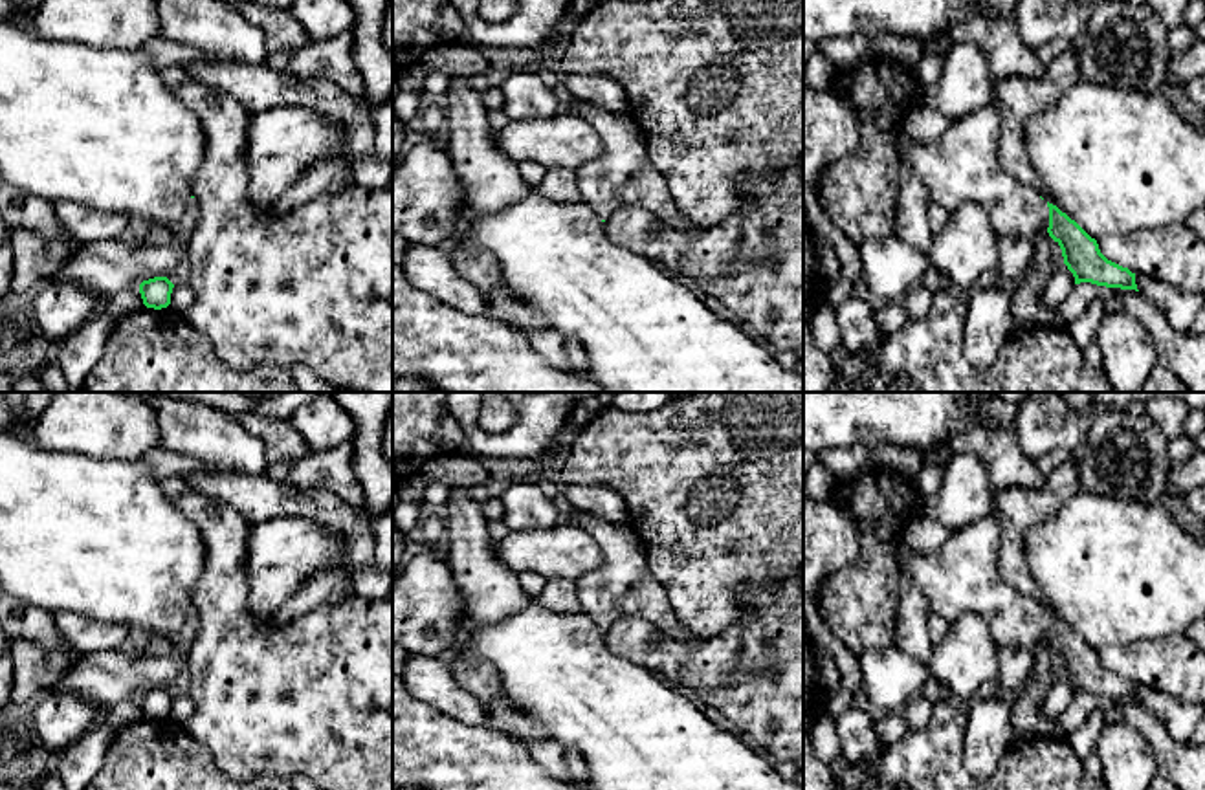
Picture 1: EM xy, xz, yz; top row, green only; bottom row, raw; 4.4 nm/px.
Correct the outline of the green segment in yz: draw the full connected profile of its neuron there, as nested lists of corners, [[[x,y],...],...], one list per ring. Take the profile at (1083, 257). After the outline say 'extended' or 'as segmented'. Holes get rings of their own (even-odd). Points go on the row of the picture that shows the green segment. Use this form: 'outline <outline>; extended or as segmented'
outline [[[994,103],[952,121],[934,141],[913,141],[893,128],[897,158],[924,183],[932,202],[956,209],[978,202],[998,236],[1023,236],[1047,231],[1060,246],[1075,284],[1137,290],[1135,273],[1108,260],[1095,238],[1033,187],[1005,172],[998,161],[1000,110]]]; extended

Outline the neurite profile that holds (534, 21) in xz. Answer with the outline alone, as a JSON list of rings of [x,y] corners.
[[[451,0],[464,20],[464,46],[523,49],[537,48],[565,16],[570,0],[517,0],[517,13],[504,22],[479,15],[481,0]]]

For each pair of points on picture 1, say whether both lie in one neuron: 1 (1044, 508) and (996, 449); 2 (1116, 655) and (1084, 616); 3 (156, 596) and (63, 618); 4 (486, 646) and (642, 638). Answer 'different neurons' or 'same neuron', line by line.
1: different neurons
2: different neurons
3: different neurons
4: different neurons

